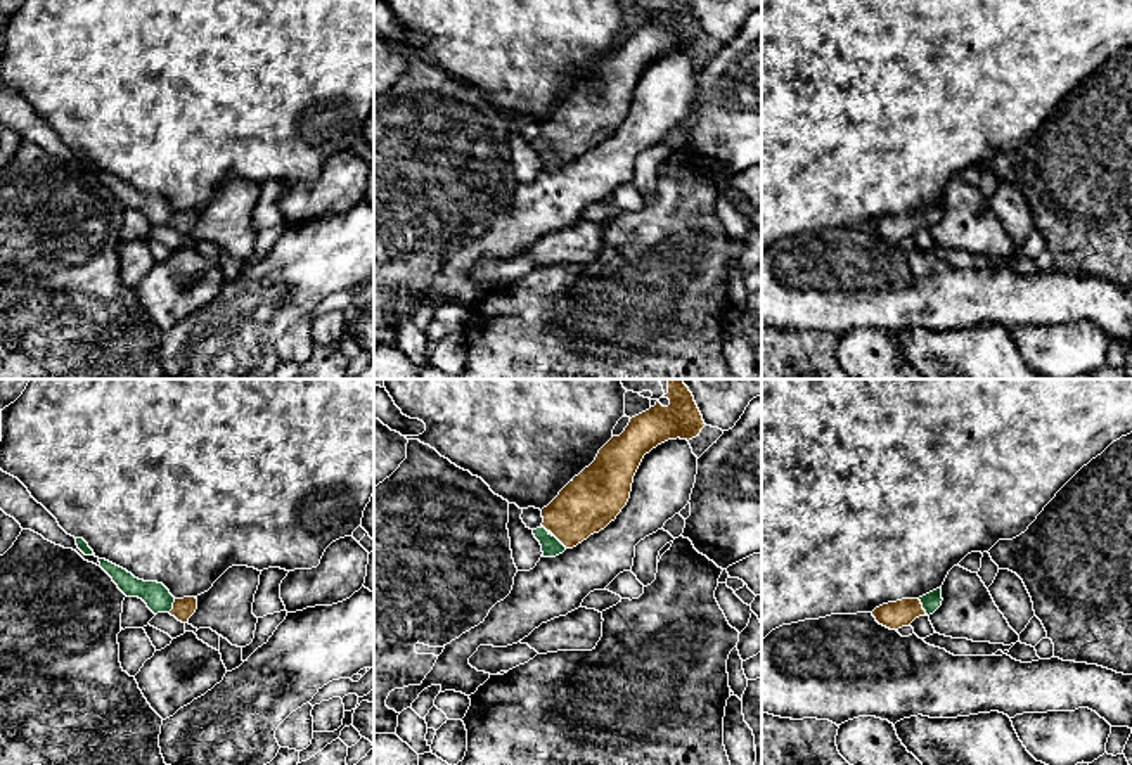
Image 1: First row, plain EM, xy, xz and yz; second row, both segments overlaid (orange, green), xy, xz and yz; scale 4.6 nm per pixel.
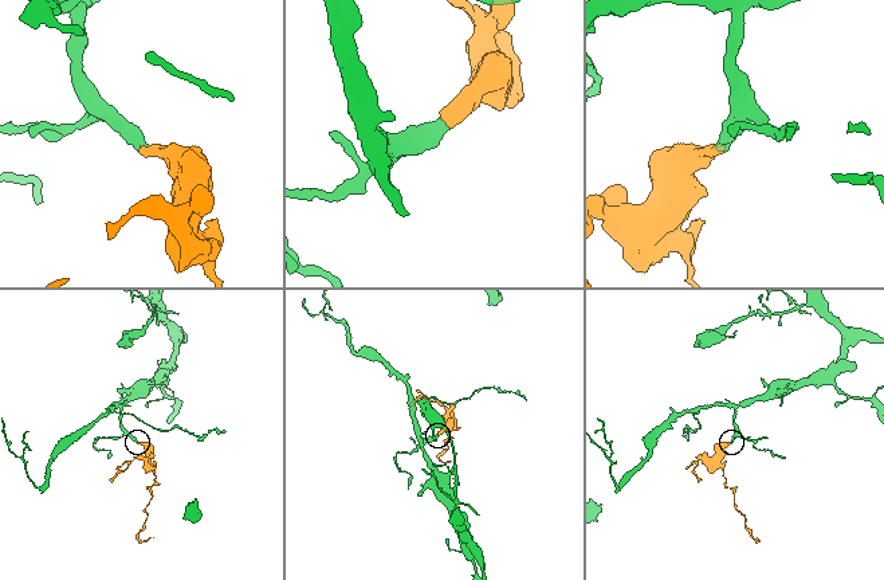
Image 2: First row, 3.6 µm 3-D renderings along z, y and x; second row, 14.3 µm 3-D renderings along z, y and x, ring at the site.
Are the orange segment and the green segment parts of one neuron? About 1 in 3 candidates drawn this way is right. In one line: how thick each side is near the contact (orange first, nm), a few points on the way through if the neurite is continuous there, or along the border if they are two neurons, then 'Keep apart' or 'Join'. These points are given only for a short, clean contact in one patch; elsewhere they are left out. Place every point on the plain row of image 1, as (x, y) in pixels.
Thickness 130 nm (orange) against 90 nm. Path across: yz (894, 227), (921, 220), (932, 213). Join

